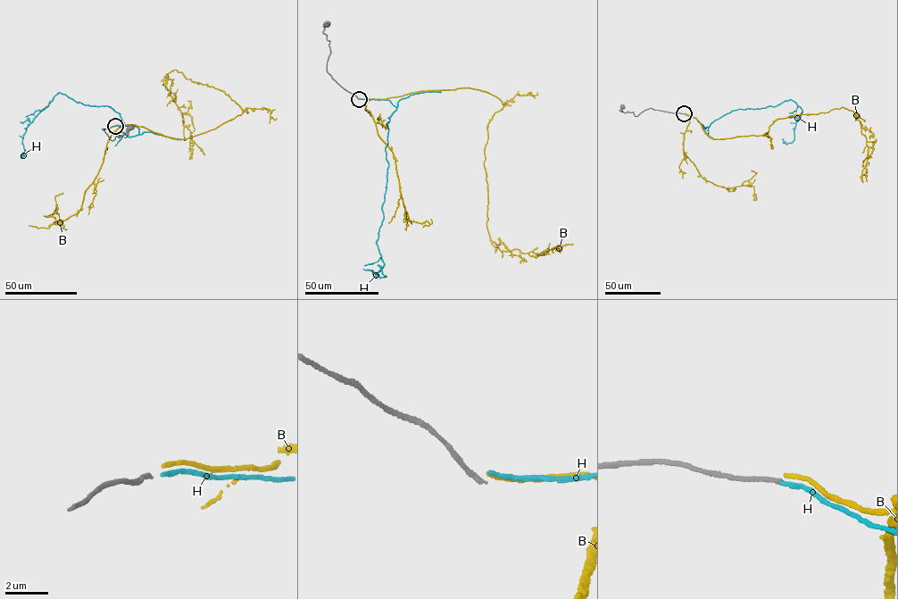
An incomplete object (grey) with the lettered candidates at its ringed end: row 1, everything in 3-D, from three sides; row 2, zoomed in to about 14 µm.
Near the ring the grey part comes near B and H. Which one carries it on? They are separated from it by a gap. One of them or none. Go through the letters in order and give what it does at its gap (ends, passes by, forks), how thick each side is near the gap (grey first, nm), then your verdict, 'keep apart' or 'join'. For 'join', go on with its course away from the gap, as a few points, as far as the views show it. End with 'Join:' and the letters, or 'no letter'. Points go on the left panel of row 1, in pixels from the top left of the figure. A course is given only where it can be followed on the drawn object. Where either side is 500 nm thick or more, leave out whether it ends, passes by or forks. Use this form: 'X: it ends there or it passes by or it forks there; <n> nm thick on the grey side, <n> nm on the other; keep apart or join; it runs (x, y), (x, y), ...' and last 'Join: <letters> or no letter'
B: it ends there; 190 nm thick on the grey side, 180 nm on the other; keep apart
H: it ends there; 190 nm thick on the grey side, 180 nm on the other; keep apart
Join: no letter

